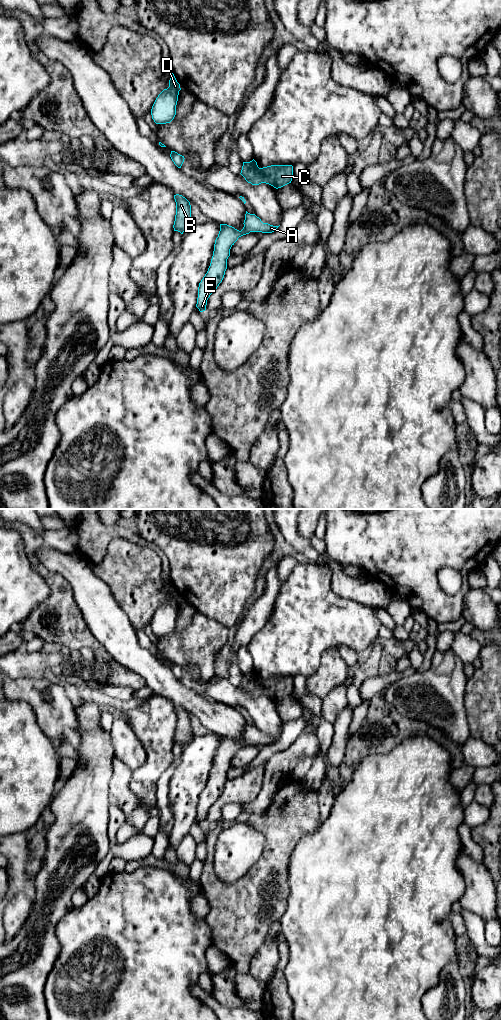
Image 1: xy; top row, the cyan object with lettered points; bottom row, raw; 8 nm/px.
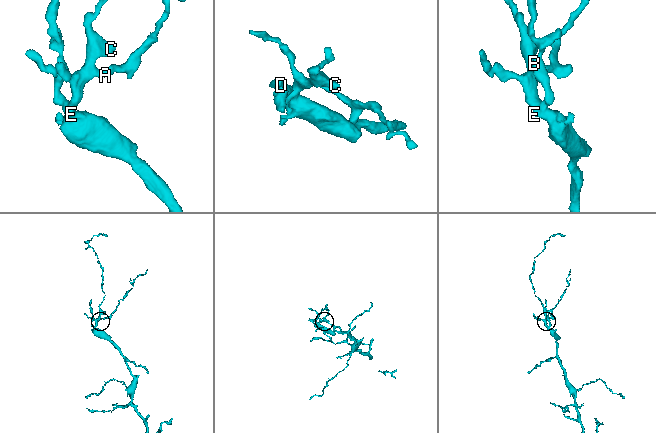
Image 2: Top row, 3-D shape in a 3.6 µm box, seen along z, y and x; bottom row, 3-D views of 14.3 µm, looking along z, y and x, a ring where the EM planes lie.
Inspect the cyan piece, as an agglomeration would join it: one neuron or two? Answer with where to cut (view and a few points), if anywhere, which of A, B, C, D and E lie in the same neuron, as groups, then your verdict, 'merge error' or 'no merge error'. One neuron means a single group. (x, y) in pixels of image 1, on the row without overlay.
no cut; A B C D E; no merge error

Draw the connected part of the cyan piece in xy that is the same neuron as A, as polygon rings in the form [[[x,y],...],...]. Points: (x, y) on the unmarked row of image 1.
[[[246,723],[244,739],[241,743],[227,736],[220,736],[220,743],[215,752],[213,768],[207,785],[199,795],[196,819],[200,824],[206,822],[207,812],[222,794],[227,781],[230,761],[239,749],[250,744],[272,745],[279,738],[263,735],[255,726]]]

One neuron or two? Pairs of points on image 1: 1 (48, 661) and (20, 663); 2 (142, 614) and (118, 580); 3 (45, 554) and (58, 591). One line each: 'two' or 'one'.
1: one
2: one
3: two

